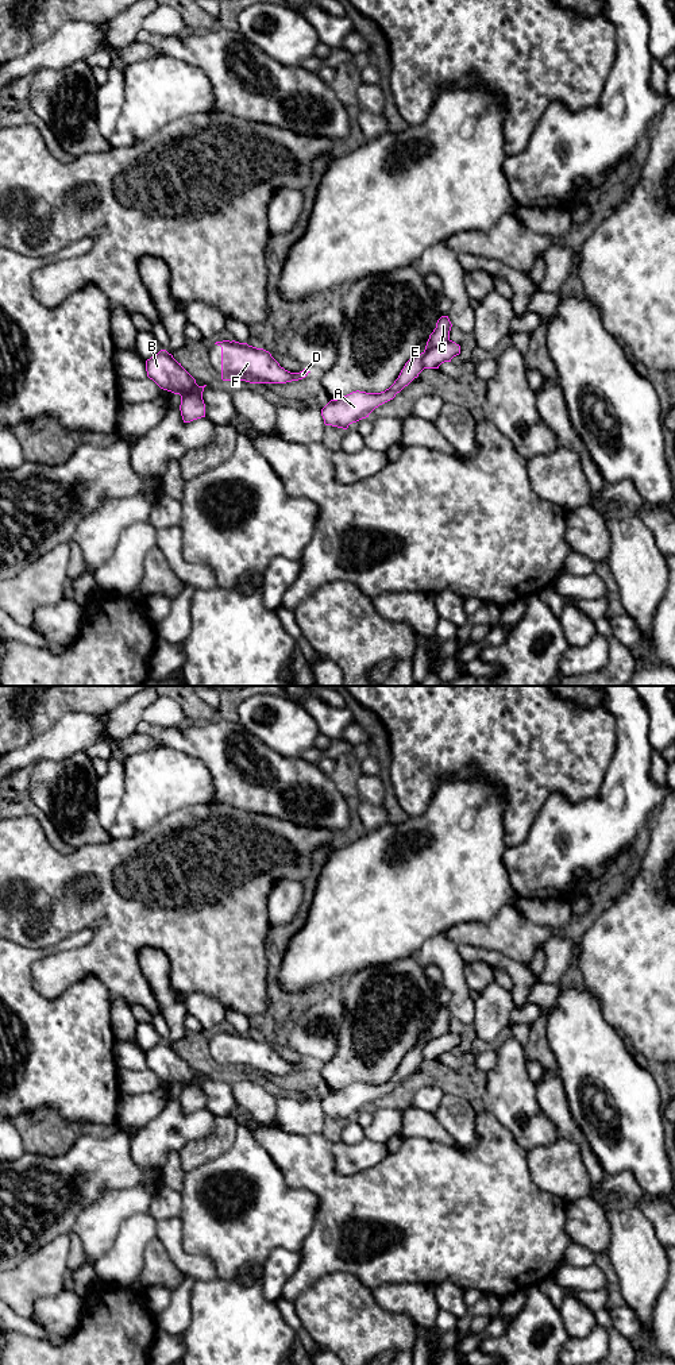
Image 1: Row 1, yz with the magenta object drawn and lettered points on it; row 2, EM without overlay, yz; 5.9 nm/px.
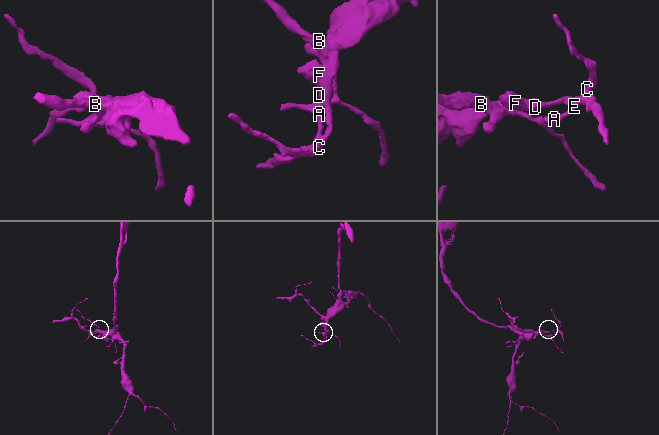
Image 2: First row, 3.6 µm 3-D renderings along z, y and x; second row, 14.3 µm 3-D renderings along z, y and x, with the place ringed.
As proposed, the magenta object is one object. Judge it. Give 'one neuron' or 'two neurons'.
two neurons

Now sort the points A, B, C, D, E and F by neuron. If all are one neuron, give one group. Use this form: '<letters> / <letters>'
A B C E / D F

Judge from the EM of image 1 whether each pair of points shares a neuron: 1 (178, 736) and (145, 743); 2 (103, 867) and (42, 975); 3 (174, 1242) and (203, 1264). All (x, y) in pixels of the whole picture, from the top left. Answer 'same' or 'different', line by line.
1: different
2: same
3: same

